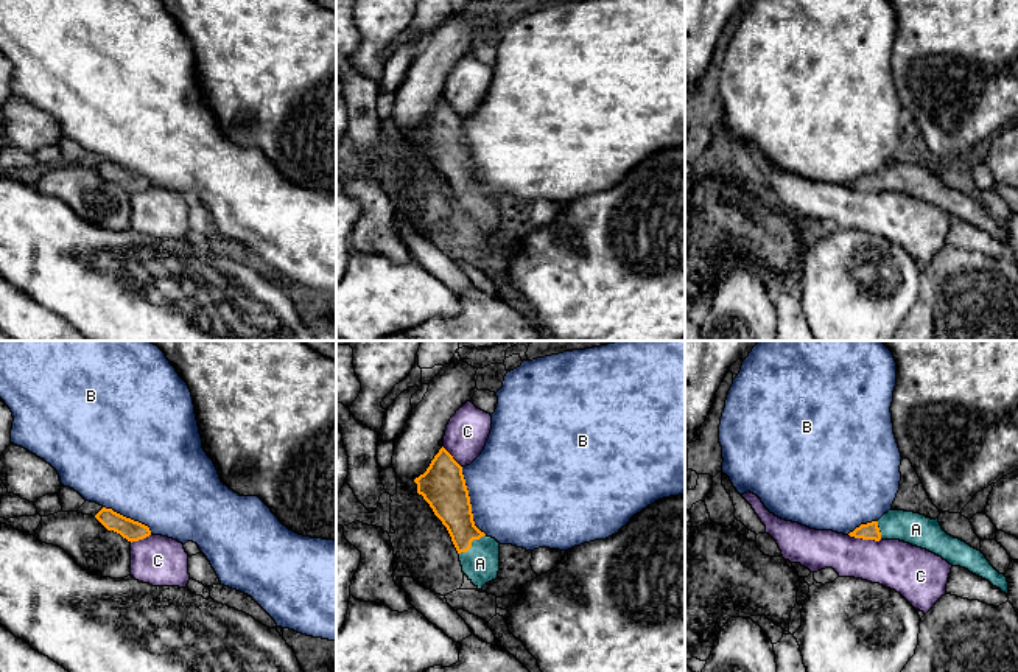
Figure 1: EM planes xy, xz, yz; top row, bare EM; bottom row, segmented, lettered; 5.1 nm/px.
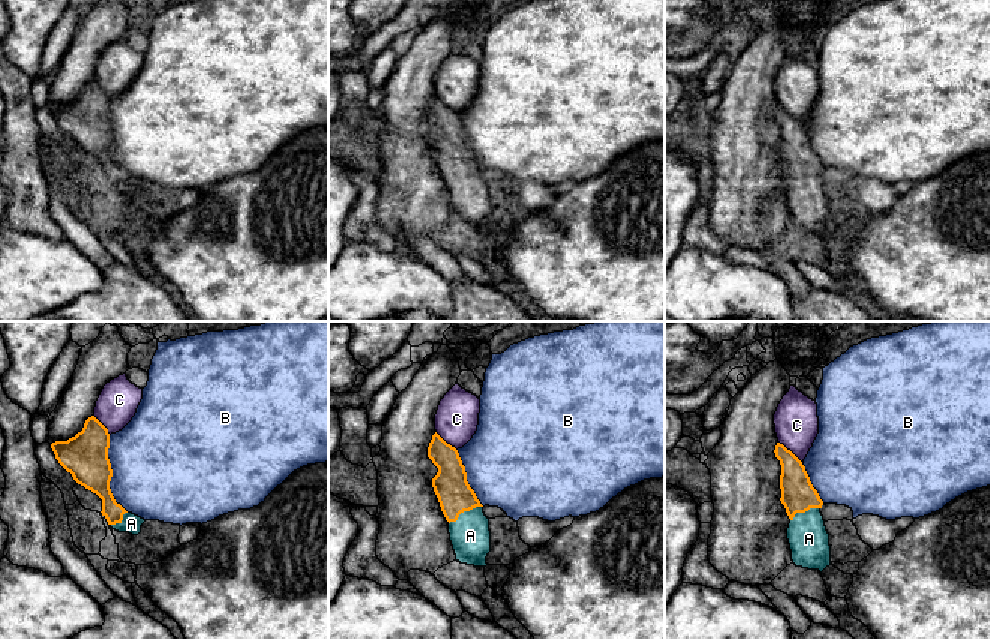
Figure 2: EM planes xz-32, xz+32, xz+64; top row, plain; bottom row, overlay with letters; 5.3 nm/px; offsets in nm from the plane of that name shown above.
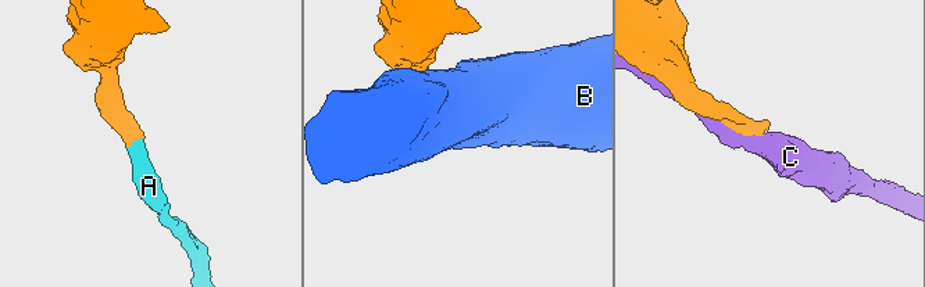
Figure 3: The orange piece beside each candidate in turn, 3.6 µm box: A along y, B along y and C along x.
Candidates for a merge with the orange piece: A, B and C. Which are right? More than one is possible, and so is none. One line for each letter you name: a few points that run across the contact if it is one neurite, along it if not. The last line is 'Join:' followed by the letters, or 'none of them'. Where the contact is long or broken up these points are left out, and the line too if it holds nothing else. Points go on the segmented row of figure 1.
A: line xz (450, 501), (461, 529), (470, 543), (480, 556), (480, 563)
Join: A

